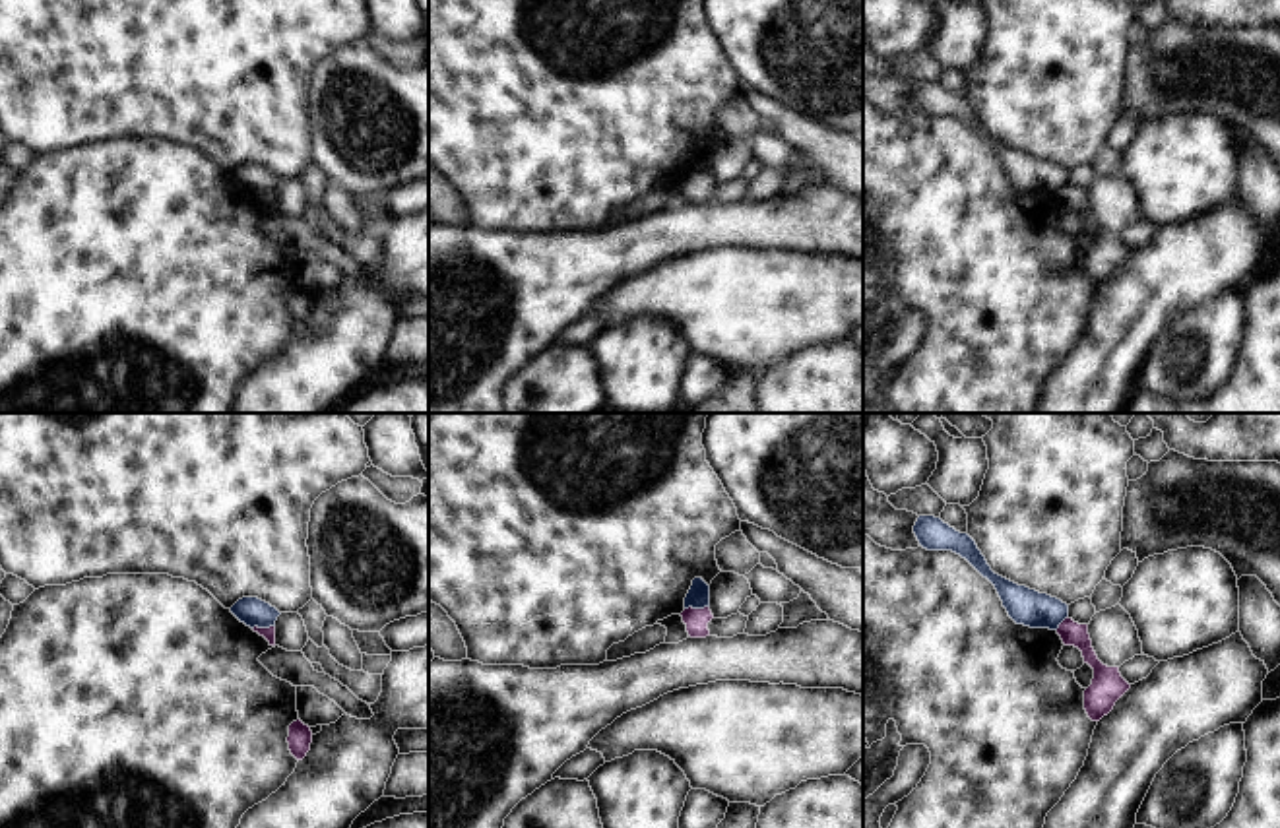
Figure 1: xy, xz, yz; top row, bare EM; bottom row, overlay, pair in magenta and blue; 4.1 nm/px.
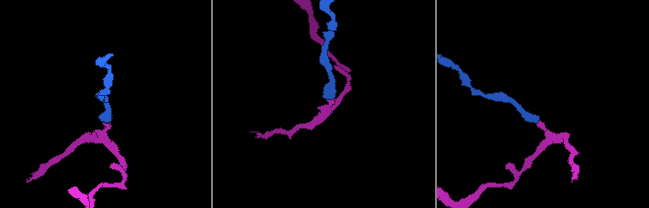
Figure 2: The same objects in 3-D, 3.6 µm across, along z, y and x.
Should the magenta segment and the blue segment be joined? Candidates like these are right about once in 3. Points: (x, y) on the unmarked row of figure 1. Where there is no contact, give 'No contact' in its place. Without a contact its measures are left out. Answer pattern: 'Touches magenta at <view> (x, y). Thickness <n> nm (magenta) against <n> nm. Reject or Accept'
Touches magenta at xz (697, 175). Thickness 100 nm (magenta) against 100 nm. Reject.

